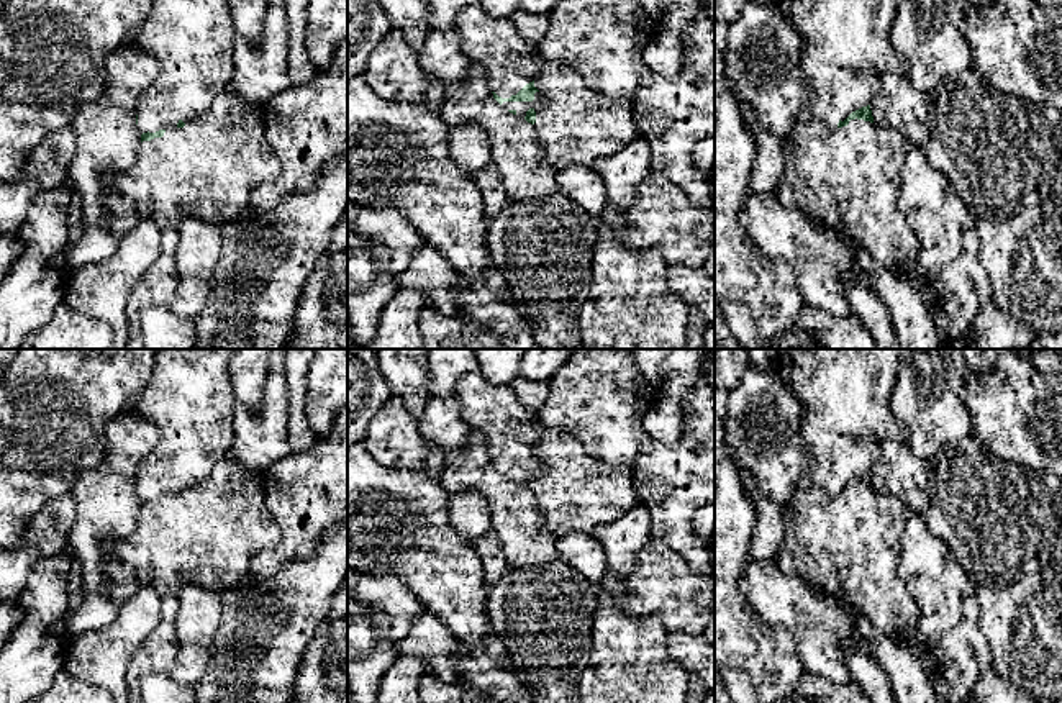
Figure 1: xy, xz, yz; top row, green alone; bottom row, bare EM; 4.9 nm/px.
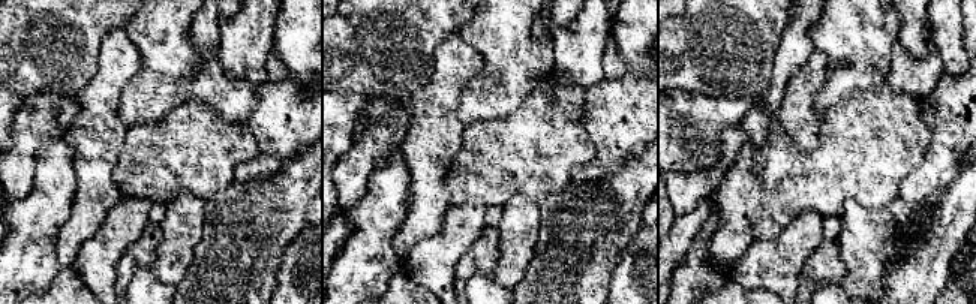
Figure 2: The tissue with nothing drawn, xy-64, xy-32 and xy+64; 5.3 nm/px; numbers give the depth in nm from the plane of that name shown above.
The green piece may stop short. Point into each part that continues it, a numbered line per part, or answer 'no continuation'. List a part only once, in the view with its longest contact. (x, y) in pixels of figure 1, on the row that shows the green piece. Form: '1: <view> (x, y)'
1: xz (510, 61)

